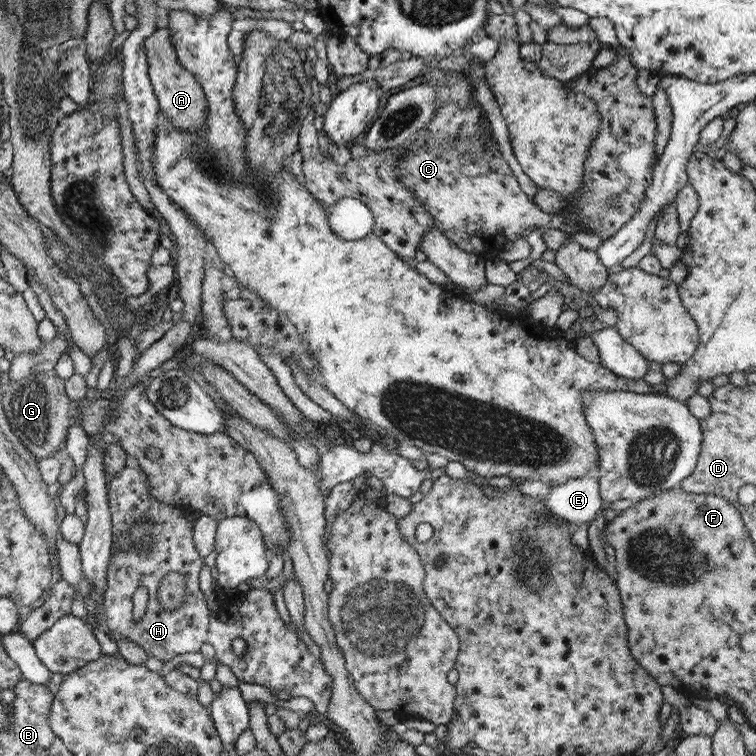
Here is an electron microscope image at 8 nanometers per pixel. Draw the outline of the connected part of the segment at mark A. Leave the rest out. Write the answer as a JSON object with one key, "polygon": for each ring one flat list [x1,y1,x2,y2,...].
{"polygon":[[159,28,142,44,148,68,148,79,159,105,159,112,181,130,197,131,204,125,206,100,196,80,177,62,174,48,170,44,168,28]]}

